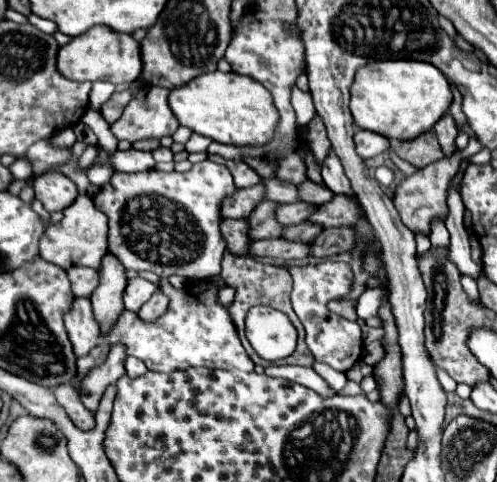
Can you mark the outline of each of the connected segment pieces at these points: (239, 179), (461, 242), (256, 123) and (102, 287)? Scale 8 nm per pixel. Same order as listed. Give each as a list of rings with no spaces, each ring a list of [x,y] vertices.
[[[209,156],[209,160],[219,162],[219,164],[225,164],[231,170],[237,188],[251,188],[251,186],[255,186],[261,180],[257,176],[257,172],[249,164],[245,164],[245,162],[233,162],[233,160],[225,160],[221,156]]]
[[[455,176],[453,182],[449,182],[449,218],[445,218],[445,226],[451,234],[451,244],[449,244],[449,260],[457,264],[461,274],[471,276],[477,280],[481,276],[481,264],[475,264],[471,260],[471,246],[469,246],[469,234],[463,226],[463,200],[459,196],[459,178]]]
[[[209,72],[193,78],[185,86],[177,86],[169,92],[169,108],[181,126],[203,134],[221,144],[233,146],[263,146],[273,138],[277,124],[277,110],[273,106],[269,90],[249,76],[235,72]]]
[[[107,252],[101,260],[101,282],[91,296],[93,314],[97,318],[101,336],[105,336],[117,322],[119,314],[125,310],[123,294],[127,288],[125,268],[121,266],[119,258]]]

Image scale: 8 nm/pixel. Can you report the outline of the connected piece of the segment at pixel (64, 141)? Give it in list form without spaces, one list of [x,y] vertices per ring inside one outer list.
[[[71,128],[59,130],[59,134],[53,136],[53,142],[55,142],[57,146],[73,146],[75,140],[77,140],[77,138],[75,138],[75,132],[73,132]]]

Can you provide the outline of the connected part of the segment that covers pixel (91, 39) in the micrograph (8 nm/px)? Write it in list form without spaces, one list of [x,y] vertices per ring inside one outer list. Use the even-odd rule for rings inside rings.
[[[93,26],[89,32],[75,36],[69,44],[59,48],[57,68],[69,80],[107,80],[113,84],[131,84],[141,76],[141,42],[133,38],[133,34],[117,34],[117,30],[109,30],[107,26]]]

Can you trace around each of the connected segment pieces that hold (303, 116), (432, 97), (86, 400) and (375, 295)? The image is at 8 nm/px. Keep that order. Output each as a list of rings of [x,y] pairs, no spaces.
[[[293,86],[291,104],[295,108],[295,114],[297,114],[297,120],[299,120],[301,126],[305,126],[315,116],[315,108],[313,108],[313,102],[311,102],[311,94],[301,92],[297,86]]]
[[[383,60],[373,62],[367,66],[361,66],[355,74],[355,82],[351,86],[351,114],[357,126],[365,130],[379,132],[387,136],[389,140],[413,140],[417,134],[429,132],[439,118],[449,112],[449,106],[453,104],[453,92],[449,80],[429,62],[421,60]]]
[[[113,344],[107,360],[93,368],[81,382],[81,400],[89,410],[97,410],[99,400],[109,384],[115,384],[125,374],[125,346]]]
[[[369,288],[367,292],[361,294],[359,298],[359,304],[357,304],[357,314],[359,318],[367,320],[371,316],[377,316],[377,310],[381,308],[381,302],[383,302],[383,288]]]

